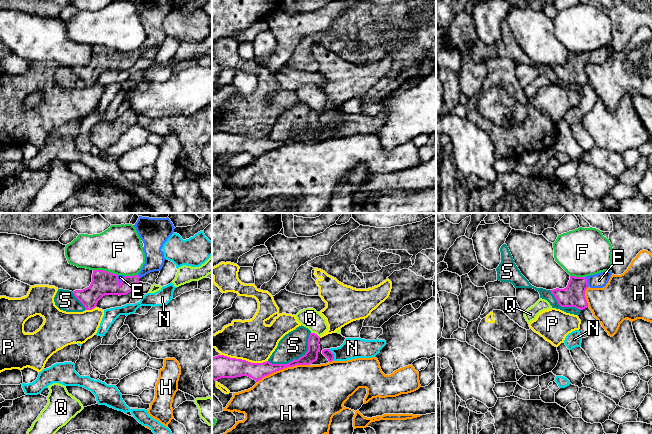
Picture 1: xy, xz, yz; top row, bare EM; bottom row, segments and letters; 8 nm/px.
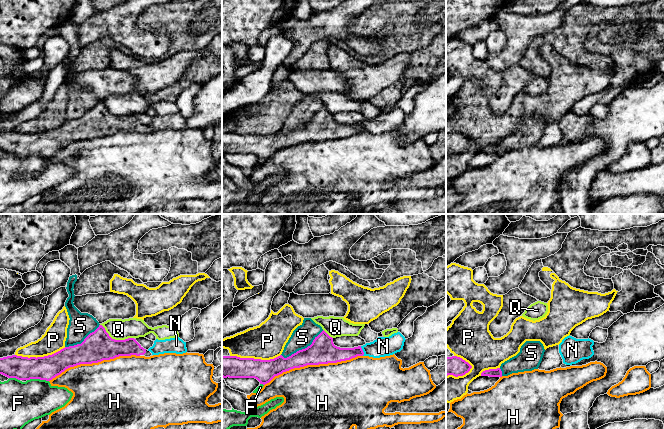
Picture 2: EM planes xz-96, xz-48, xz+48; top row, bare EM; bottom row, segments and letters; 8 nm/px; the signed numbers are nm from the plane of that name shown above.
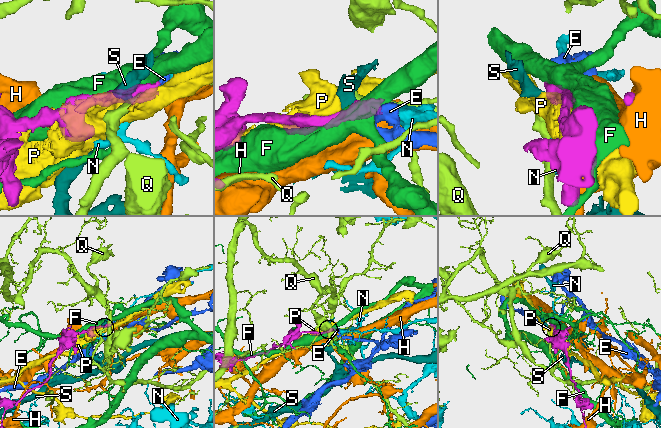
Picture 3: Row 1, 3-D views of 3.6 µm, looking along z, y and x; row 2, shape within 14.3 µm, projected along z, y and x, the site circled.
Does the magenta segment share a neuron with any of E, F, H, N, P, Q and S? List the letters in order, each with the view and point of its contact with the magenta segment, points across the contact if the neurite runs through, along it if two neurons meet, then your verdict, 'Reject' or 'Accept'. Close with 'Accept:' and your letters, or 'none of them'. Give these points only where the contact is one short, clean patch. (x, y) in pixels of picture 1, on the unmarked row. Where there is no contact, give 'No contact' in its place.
E: Touches magenta at yz (587, 58). Accept
F: Touches magenta at xy (105, 47). Reject
H: Touches magenta at xz (283, 144). Reject
N: Touches magenta at xz (333, 131). Boundary: xz (328, 125), (333, 130), (333, 136). Reject
P: Touches magenta at xz (244, 136). Reject
Q: Touches magenta at xz (314, 109). Reject
S: Touches magenta at xz (295, 135). Reject
Accept: E

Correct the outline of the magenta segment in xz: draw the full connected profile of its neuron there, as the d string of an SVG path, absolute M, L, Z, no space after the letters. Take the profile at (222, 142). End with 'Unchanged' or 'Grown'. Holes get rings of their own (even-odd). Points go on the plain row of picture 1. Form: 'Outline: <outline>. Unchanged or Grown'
Outline: M310 109L308 114L308 127L299 135L294 135L287 140L272 140L269 137L263 139L251 139L246 136L230 134L224 131L212 133L212 155L236 154L248 152L258 158L263 153L276 147L296 141L310 141L315 138L320 128L320 113Z. Unchanged

